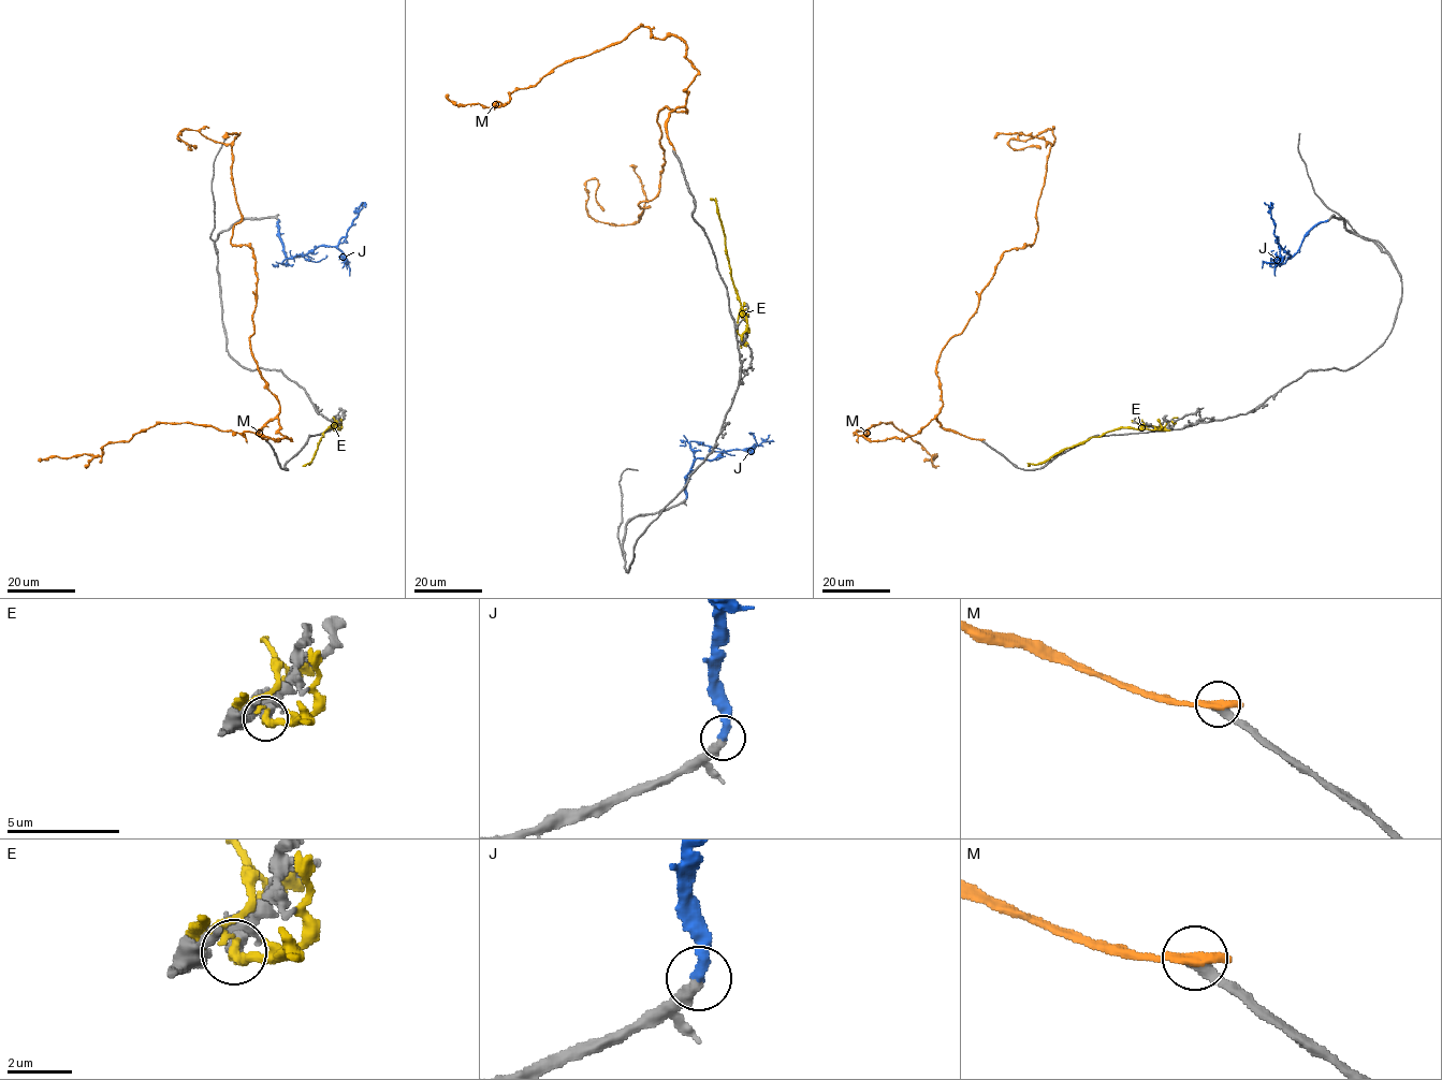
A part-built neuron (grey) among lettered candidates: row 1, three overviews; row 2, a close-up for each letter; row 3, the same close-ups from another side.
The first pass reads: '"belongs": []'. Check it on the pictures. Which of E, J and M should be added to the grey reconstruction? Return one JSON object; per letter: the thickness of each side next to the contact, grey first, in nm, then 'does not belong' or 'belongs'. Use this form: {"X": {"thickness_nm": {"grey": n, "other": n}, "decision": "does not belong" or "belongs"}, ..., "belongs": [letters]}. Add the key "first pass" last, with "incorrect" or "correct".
{"E": {"thickness_nm": {"grey": 440, "other": 360}, "decision": "does not belong"}, "J": {"thickness_nm": {"grey": 360, "other": 360}, "decision": "belongs"}, "M": {"thickness_nm": {"grey": 460, "other": 440}, "decision": "does not belong"}, "belongs": ["J"], "first pass": "incorrect"}

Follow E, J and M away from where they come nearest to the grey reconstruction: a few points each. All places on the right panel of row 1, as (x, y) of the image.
E: (1167, 428), (1119, 428), (1061, 450), (1028, 466)
J: (1327, 220), (1317, 222), (1297, 250), (1287, 258), (1273, 234), (1271, 202)
M: (980, 439), (936, 421), (936, 361), (1001, 256), (1034, 242), (1054, 139), (1045, 130), (1008, 142), (1040, 148)

